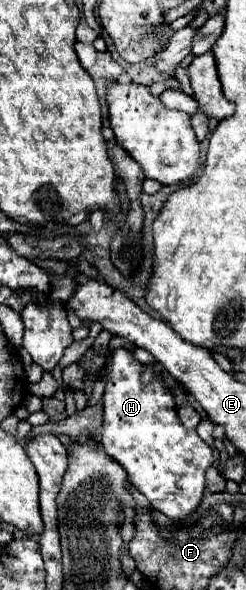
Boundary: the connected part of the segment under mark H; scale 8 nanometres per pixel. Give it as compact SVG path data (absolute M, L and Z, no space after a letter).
M113 349L109 353L105 363L107 381L105 381L105 393L103 393L103 427L101 427L103 449L109 457L113 457L113 461L125 467L125 473L129 475L131 485L149 499L153 509L165 513L171 519L183 519L191 511L195 511L197 505L201 503L203 489L207 485L205 471L213 465L211 447L197 435L195 429L183 427L183 423L177 417L175 399L169 393L169 389L163 385L157 373L147 385L141 383L143 369L145 367L127 349Z

